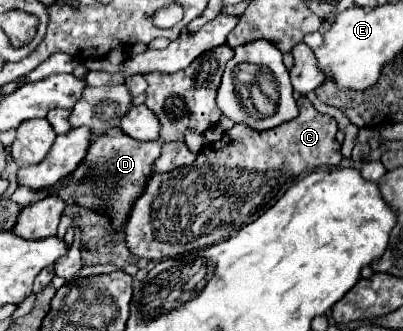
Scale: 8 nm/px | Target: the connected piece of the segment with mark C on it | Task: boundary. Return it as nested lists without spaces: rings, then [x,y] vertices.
[[[301,96],[297,104],[299,116],[295,120],[289,120],[277,128],[263,132],[251,132],[245,124],[235,124],[229,132],[223,134],[219,142],[207,144],[197,154],[197,160],[193,164],[175,168],[165,174],[153,174],[147,180],[143,196],[139,196],[133,204],[125,226],[125,240],[129,250],[139,258],[159,260],[165,256],[177,256],[191,250],[199,250],[203,246],[211,246],[219,240],[233,236],[237,230],[251,224],[265,210],[269,210],[289,186],[289,178],[297,178],[305,172],[315,172],[323,166],[337,166],[343,156],[341,144],[335,138],[339,130],[335,118],[319,114],[305,96]]]

